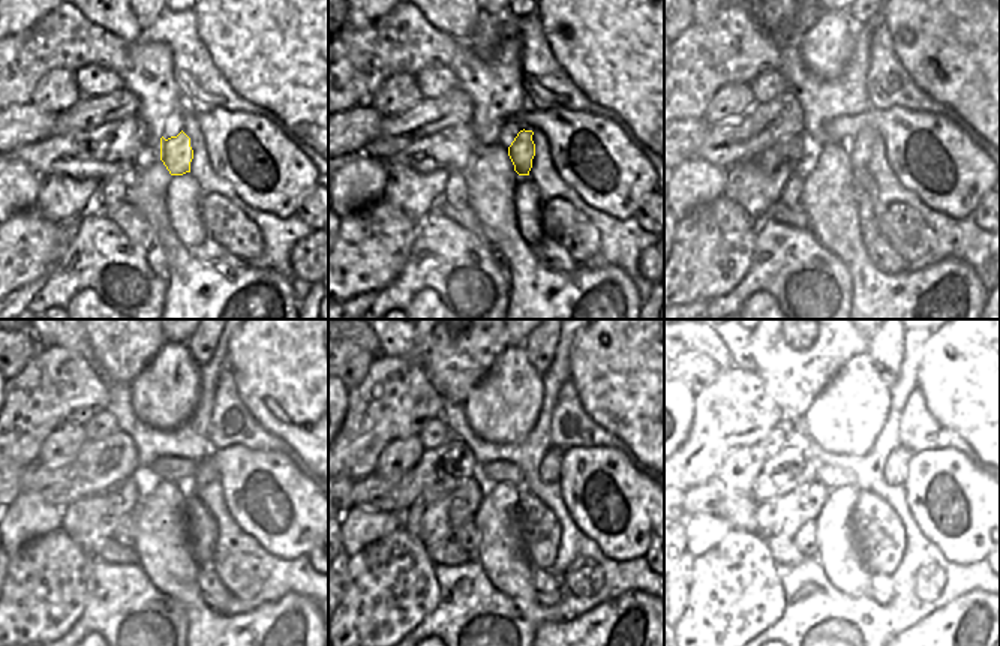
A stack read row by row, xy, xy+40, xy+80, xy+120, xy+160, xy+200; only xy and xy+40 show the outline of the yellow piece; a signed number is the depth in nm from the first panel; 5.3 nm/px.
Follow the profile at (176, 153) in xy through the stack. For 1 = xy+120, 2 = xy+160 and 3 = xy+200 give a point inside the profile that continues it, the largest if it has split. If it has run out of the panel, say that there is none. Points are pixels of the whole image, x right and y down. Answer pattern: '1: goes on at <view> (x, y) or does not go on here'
1: goes on at xy+120 (207, 471)
2: goes on at xy+160 (549, 469)
3: goes on at xy+200 (895, 469)

